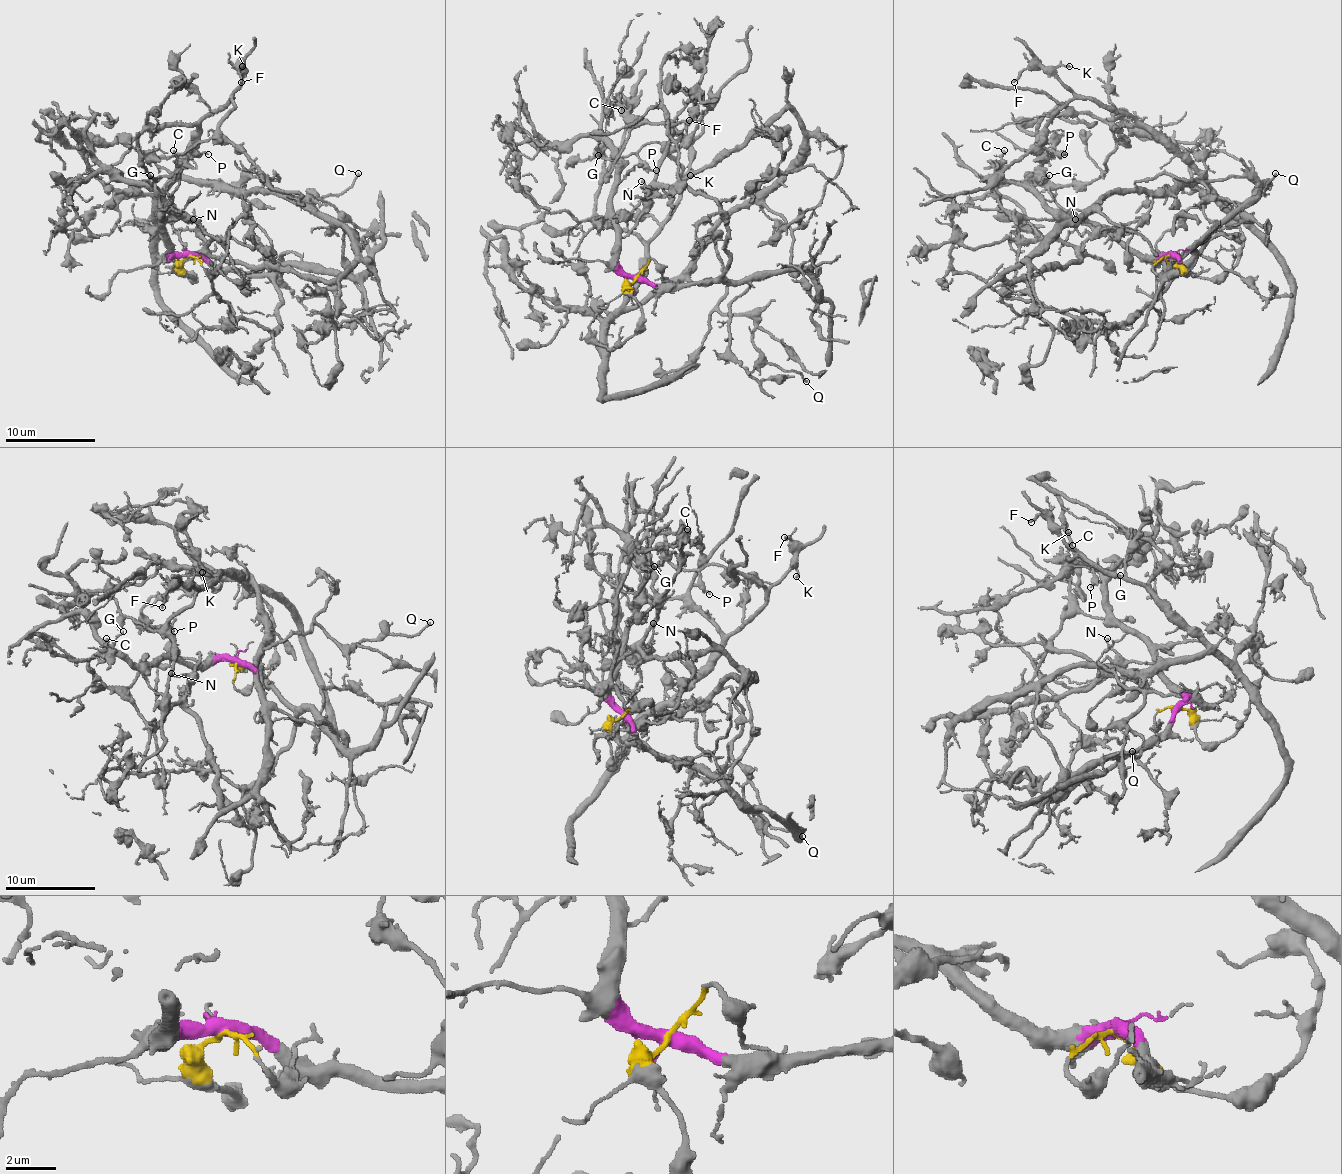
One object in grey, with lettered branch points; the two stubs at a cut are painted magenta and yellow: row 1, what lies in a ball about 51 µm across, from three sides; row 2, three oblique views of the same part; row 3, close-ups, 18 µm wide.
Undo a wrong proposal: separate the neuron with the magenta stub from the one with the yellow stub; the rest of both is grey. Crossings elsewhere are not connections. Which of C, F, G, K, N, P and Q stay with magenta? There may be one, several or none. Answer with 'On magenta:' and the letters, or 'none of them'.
On magenta: C, G

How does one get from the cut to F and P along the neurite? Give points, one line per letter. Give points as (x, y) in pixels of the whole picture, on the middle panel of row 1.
F: (636, 276), (629, 292), (638, 328), (602, 348), (605, 321), (636, 285), (645, 245), (679, 198), (690, 119)
P: (636, 276), (638, 328), (602, 348), (605, 321), (679, 198), (681, 169), (647, 142), (638, 157), (656, 171)

